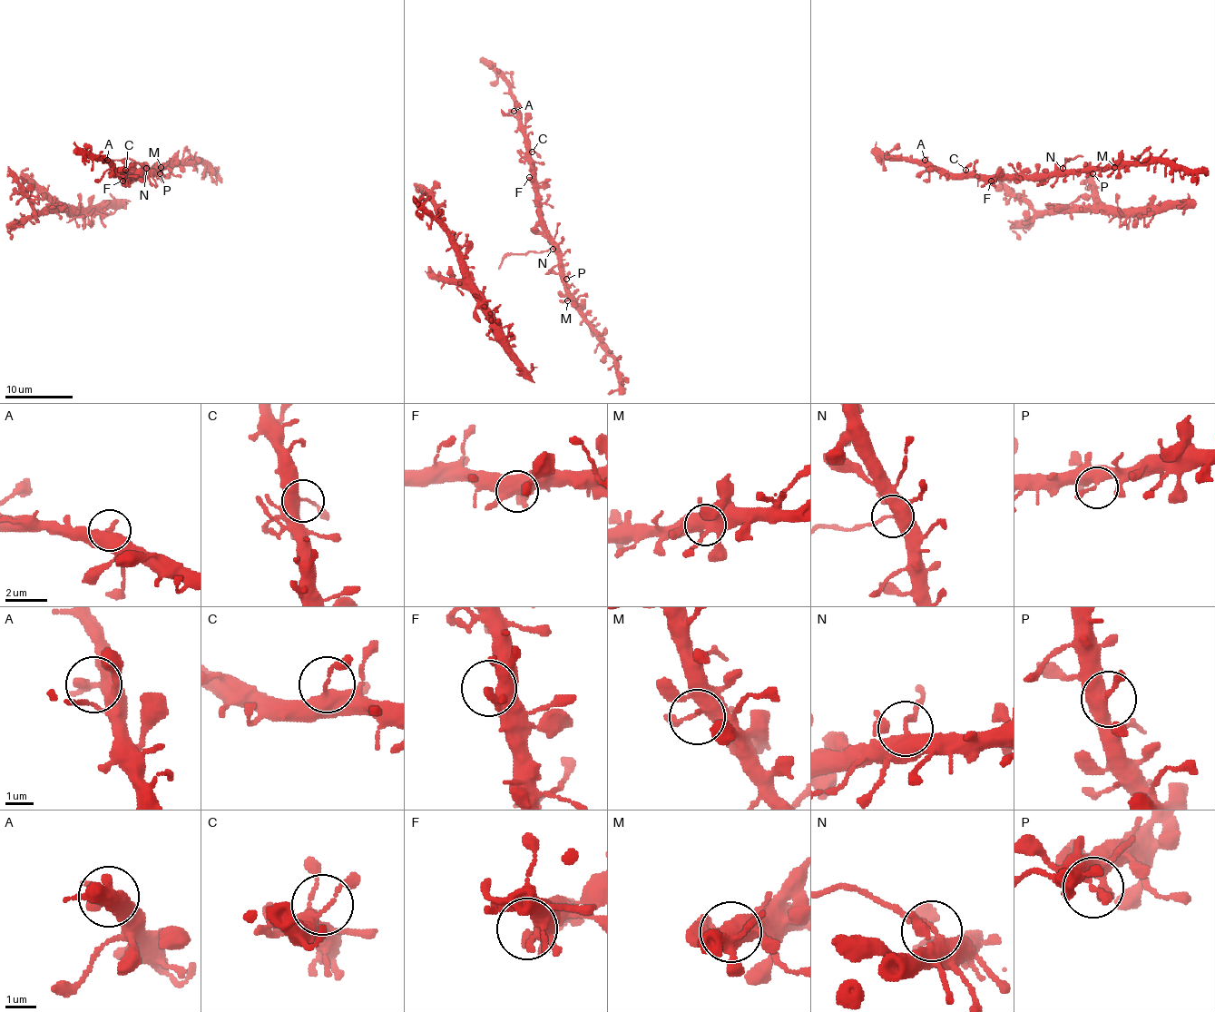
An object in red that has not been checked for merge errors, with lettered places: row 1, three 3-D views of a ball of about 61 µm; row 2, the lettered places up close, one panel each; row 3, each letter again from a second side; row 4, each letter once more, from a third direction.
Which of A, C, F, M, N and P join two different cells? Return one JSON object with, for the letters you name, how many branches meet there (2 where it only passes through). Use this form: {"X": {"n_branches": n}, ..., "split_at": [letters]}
{"N": {"n_branches": 2}, "split_at": ["N"]}

